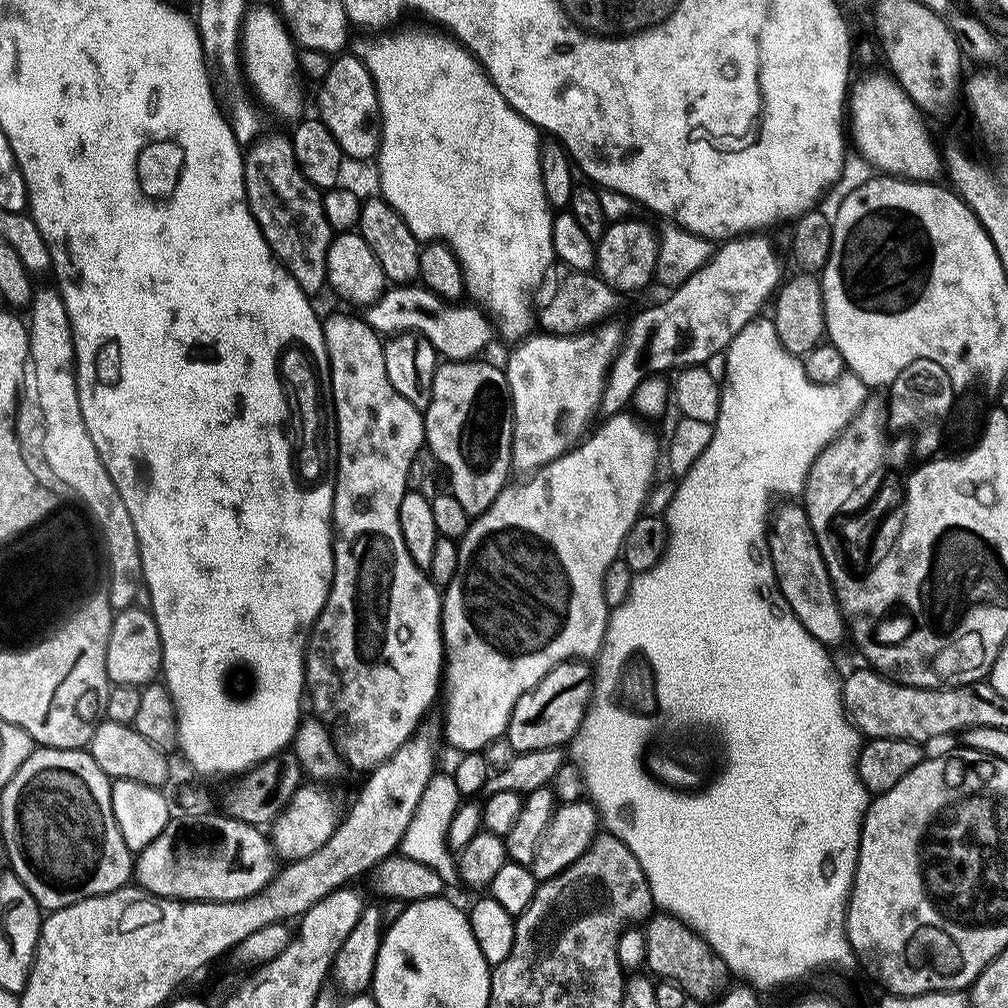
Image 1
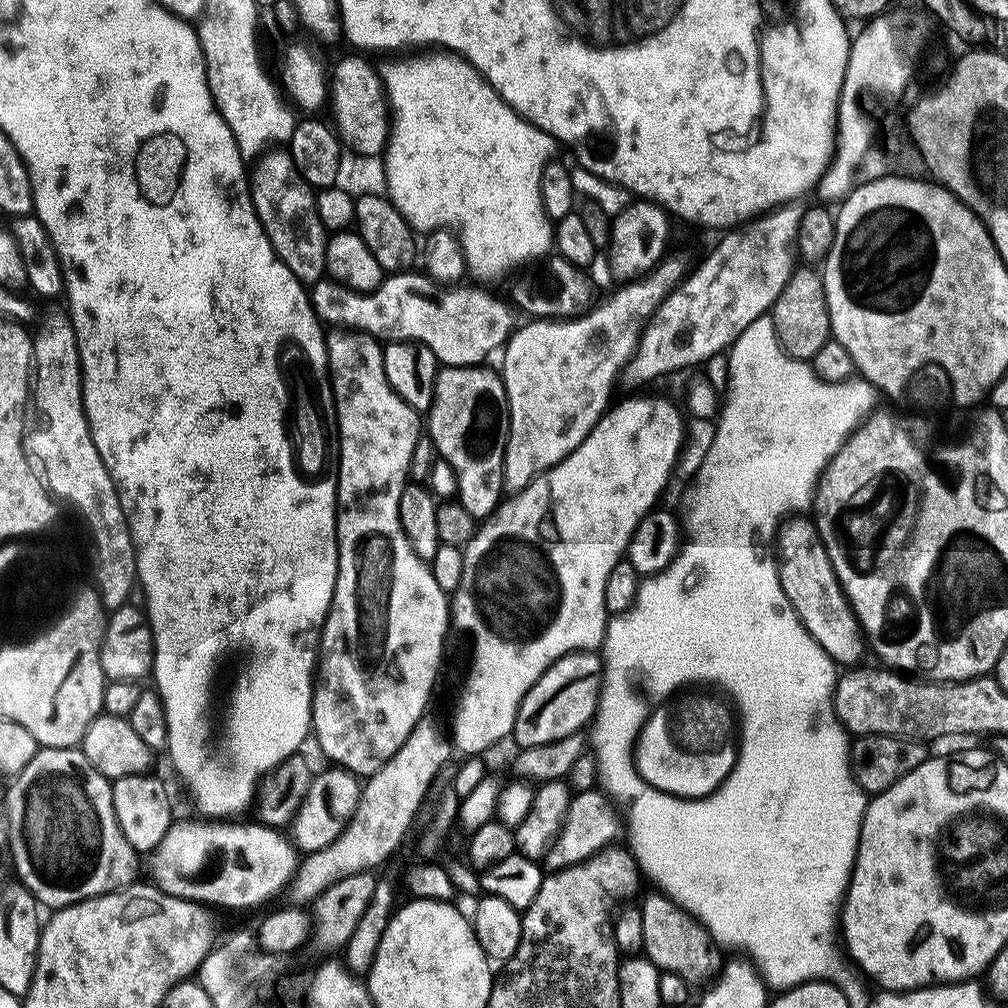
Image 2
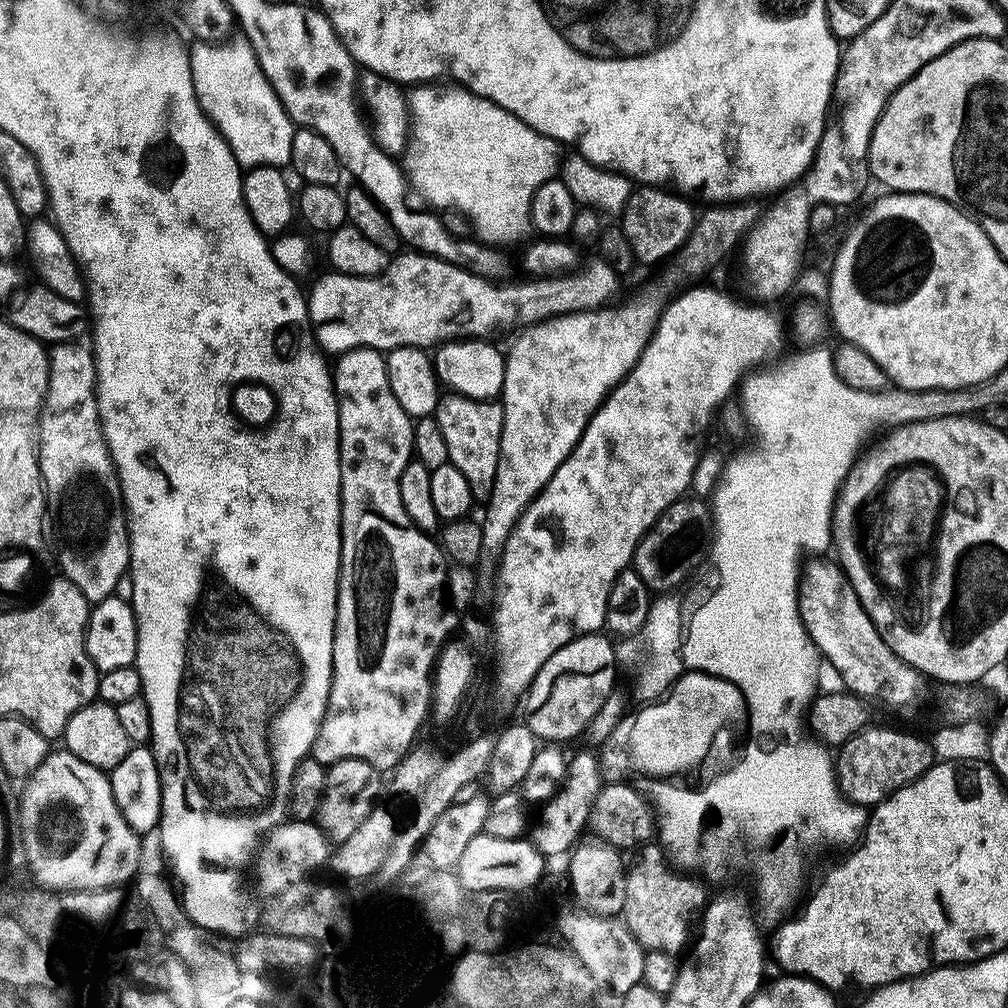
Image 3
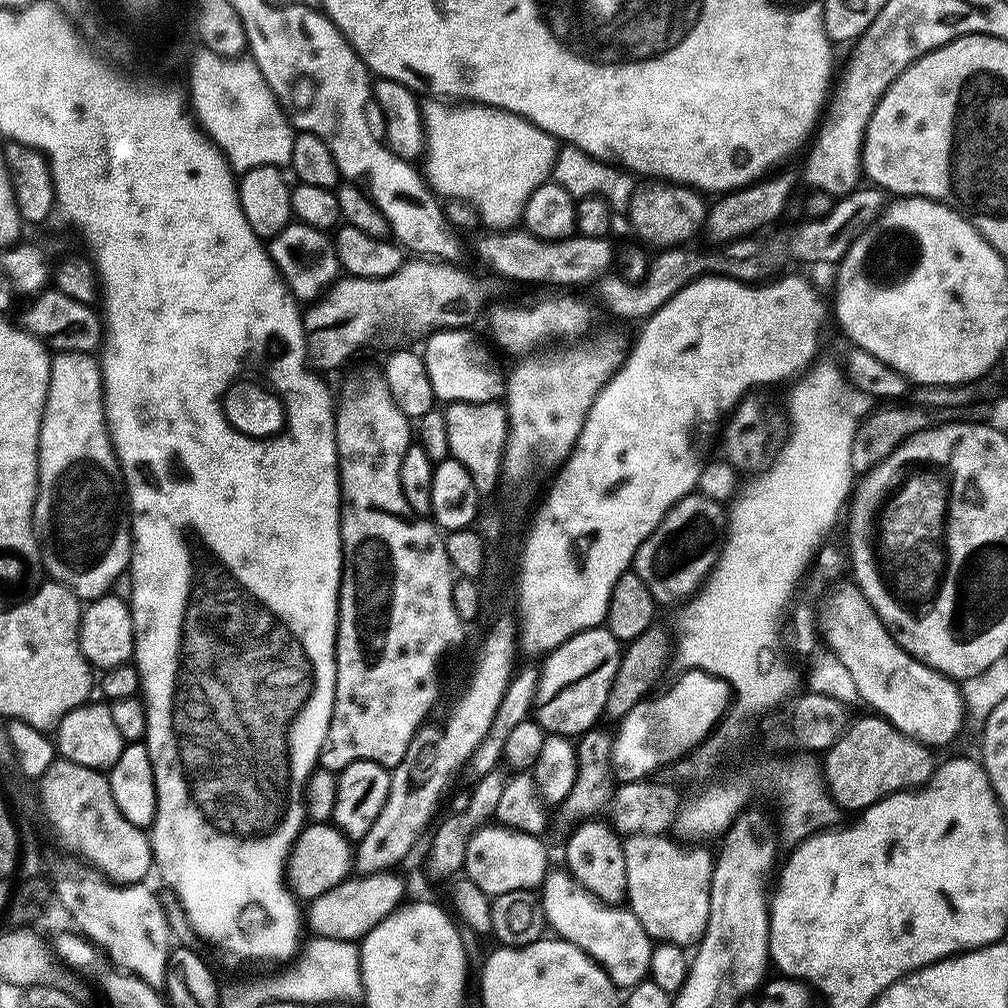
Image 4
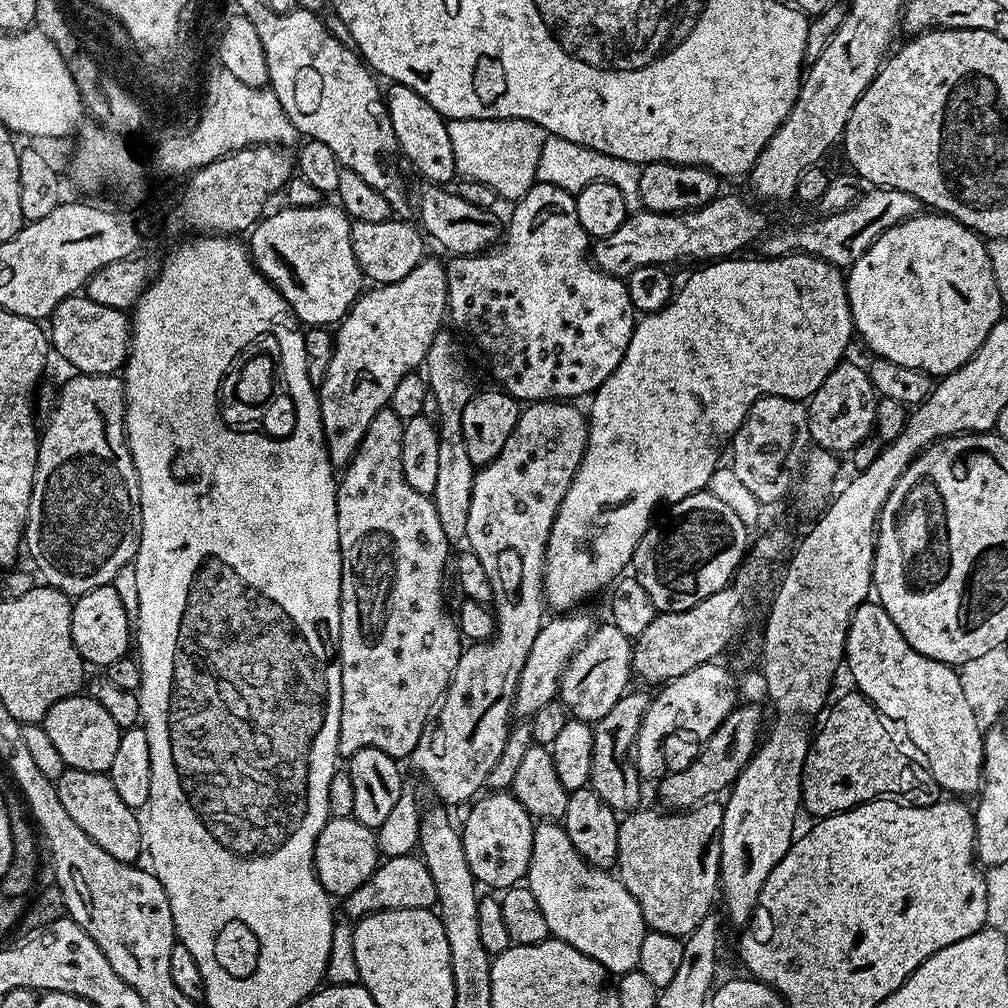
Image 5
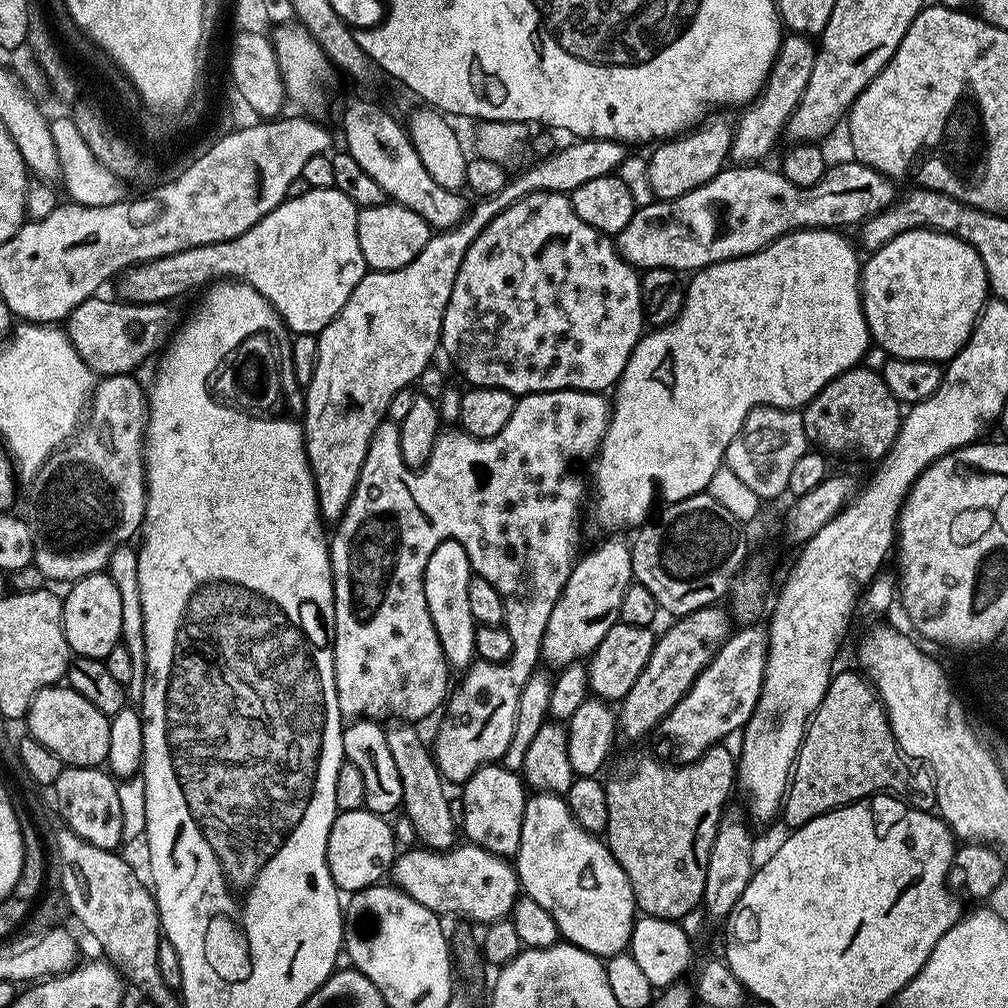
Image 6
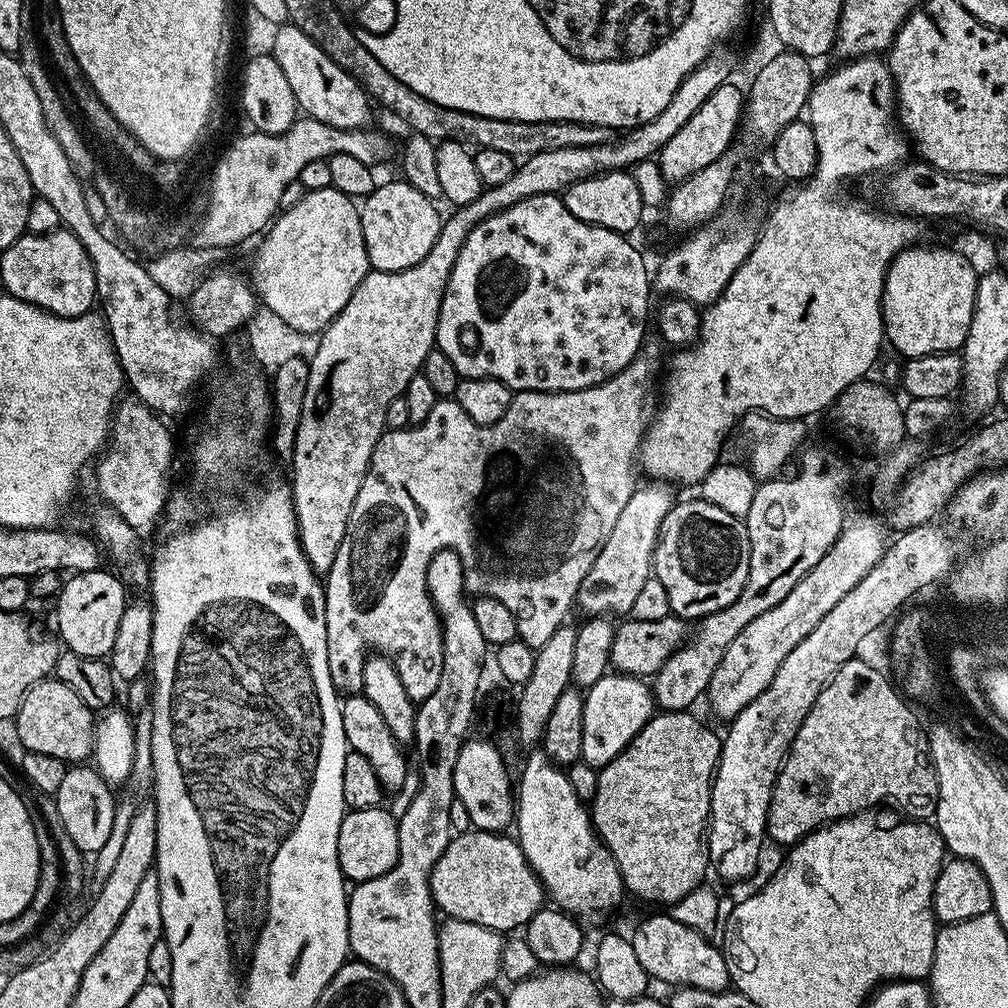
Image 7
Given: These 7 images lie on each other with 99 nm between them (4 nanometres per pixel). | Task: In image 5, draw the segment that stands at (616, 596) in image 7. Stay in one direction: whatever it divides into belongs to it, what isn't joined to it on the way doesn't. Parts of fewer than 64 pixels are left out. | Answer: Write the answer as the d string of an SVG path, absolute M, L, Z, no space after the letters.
M556 614L553 620L552 617L545 619L540 625L534 646L530 646L530 654L526 654L526 666L522 666L522 674L516 683L516 697L512 700L516 716L531 718L536 711L557 699L564 667L594 628L590 617L572 615L576 614Z

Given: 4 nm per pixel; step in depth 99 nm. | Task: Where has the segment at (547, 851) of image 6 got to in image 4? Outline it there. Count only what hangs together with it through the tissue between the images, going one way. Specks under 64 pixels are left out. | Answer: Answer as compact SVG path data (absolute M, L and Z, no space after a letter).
M567 870L546 871L538 897L547 927L551 931L553 928L559 939L568 940L588 953L608 973L617 989L631 990L649 975L654 942L642 930L642 922L634 918L631 908L600 900Z

